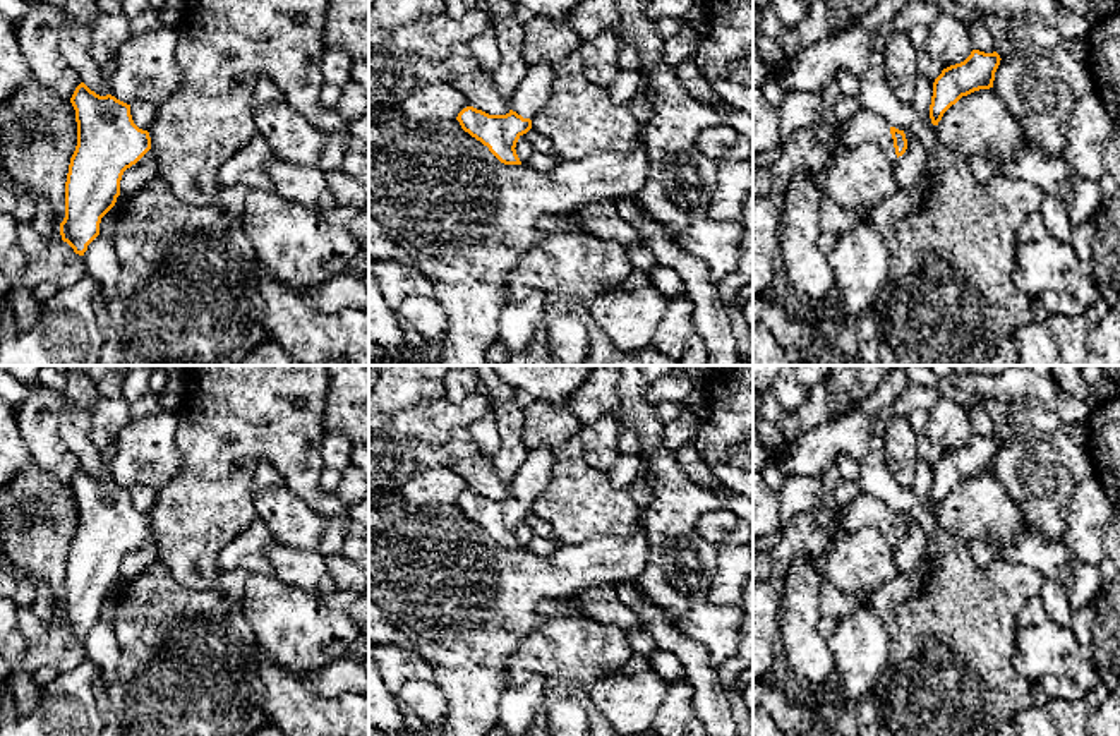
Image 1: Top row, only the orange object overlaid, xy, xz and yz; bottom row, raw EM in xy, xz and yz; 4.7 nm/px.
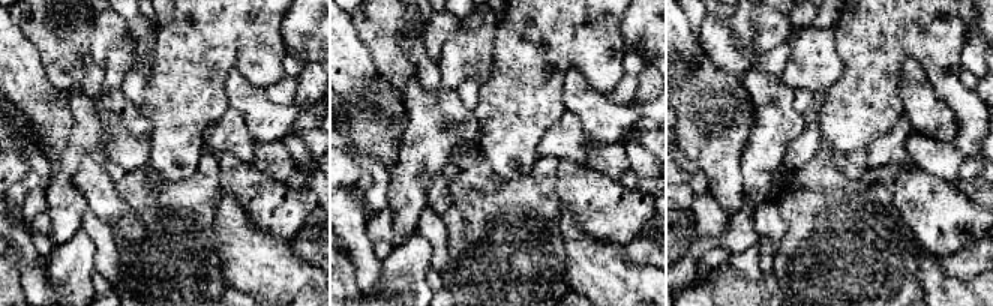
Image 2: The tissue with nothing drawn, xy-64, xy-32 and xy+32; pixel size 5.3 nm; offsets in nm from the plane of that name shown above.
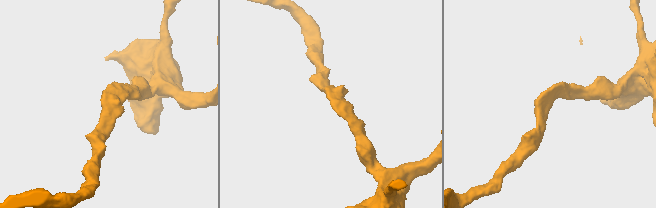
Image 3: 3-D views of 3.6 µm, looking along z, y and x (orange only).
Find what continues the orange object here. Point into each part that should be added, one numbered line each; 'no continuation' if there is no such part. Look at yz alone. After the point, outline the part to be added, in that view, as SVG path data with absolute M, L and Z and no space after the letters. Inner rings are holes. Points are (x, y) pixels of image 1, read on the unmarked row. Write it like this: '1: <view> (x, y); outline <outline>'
1: yz (865, 512); outline M861 492L844 510L846 513L839 523L837 537L852 534L854 530L859 530L859 528L876 528L885 535L885 539L892 546L895 546L897 539L895 539L894 523L890 518L890 508L883 501Z

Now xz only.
1: xz (534, 476); outline M552 448L530 449L511 484L511 494L533 504L547 491L556 460Z

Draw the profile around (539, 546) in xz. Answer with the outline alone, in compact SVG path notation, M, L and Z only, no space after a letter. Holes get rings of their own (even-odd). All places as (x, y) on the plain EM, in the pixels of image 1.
M533 535L527 549L537 556L547 558L557 549L557 546L559 542L556 539L544 539Z

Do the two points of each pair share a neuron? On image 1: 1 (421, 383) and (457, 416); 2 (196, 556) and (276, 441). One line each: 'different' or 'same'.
1: different
2: same

